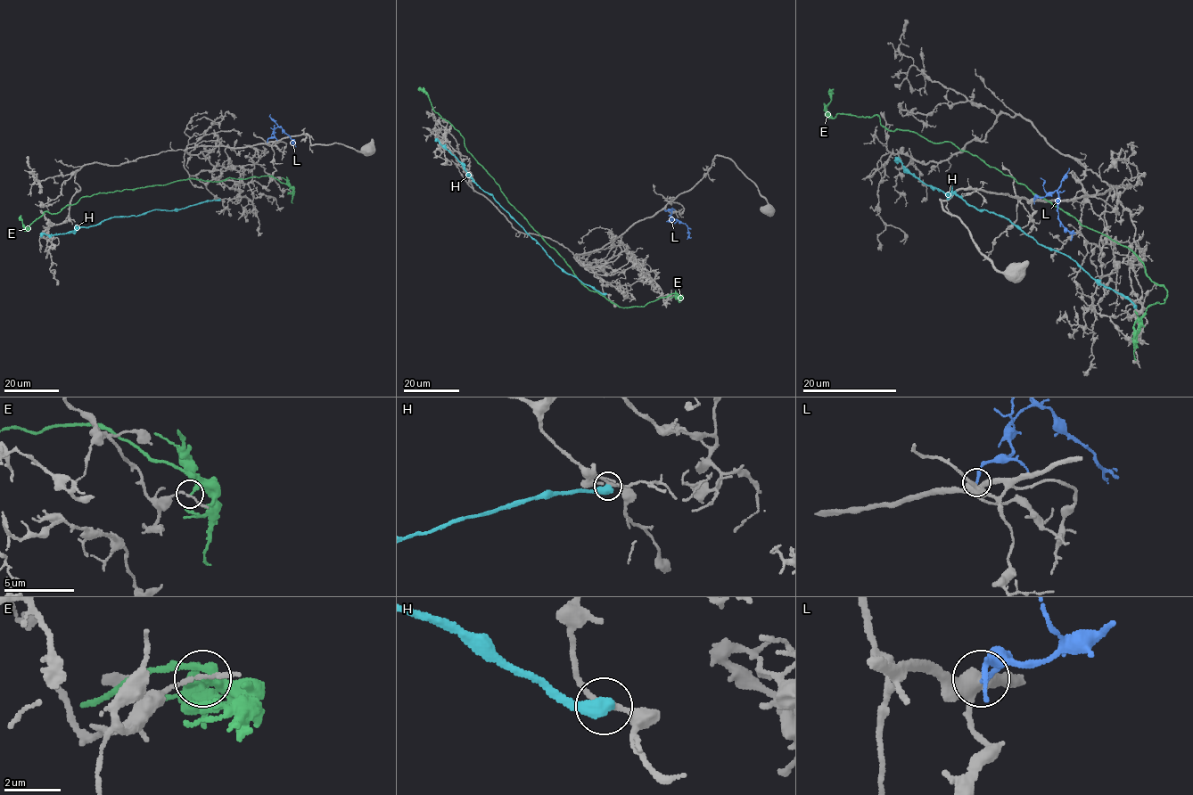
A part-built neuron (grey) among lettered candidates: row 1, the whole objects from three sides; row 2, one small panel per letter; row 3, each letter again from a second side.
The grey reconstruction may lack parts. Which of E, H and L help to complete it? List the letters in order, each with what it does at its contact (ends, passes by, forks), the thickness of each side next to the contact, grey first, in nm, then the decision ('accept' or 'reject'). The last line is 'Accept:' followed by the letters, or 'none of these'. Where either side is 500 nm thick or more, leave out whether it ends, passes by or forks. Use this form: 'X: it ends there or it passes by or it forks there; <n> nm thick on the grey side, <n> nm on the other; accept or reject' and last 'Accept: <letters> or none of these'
E: it ends there; 130 nm thick on the grey side, 200 nm on the other; reject
H: 200 nm thick on the grey side, 600 nm on the other; reject
L: it ends there; 400 nm thick on the grey side, 180 nm on the other; accept
Accept: L

